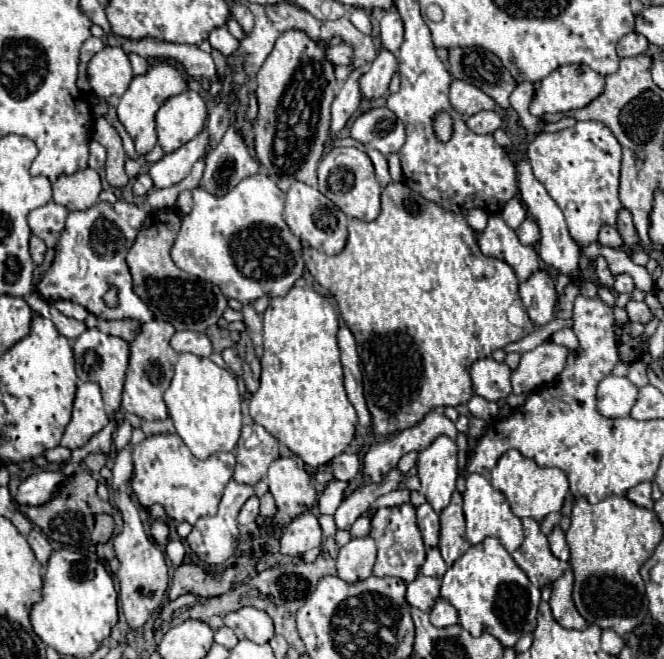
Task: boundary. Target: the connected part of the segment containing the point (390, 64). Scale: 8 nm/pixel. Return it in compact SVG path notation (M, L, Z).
M381 49L377 59L371 63L371 69L361 75L361 93L367 99L387 95L391 77L397 73L397 59L391 51Z

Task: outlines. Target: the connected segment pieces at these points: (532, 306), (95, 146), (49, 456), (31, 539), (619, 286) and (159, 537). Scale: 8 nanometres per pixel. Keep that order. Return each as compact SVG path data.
M537 271L525 283L521 283L519 293L527 315L537 327L543 327L553 319L557 295L555 285L545 271Z
M91 139L91 143L89 143L89 167L101 171L103 165L105 165L105 147Z
M59 445L59 447L47 449L47 451L43 453L43 457L45 457L47 461L51 461L51 463L59 463L59 461L69 461L69 457L71 457L71 451Z
M33 527L33 529L31 529L31 533L27 535L27 543L29 543L29 545L31 545L31 549L35 551L35 557L37 557L37 561L39 561L41 565L45 565L53 549L51 549L49 541L45 539L45 535L41 533L41 529Z
M617 275L615 277L615 285L613 285L615 293L631 293L633 289L635 289L635 285L633 285L633 279L629 275Z
M155 521L151 525L151 535L155 539L157 545L165 545L167 543L167 537L169 537L169 527L165 521Z

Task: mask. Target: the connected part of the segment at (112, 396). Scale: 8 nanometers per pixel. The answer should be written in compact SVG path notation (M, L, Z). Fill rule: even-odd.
M85 329L75 341L73 341L73 353L75 353L75 365L77 365L77 377L81 381L93 381L101 387L103 403L107 415L115 413L121 405L121 391L125 383L125 371L129 361L129 343L121 337L105 335L99 329Z

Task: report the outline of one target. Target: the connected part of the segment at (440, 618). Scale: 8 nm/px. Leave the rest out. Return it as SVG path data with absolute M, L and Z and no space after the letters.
M443 597L437 599L435 607L431 609L431 623L435 627L449 627L449 625L457 625L459 617L457 617L457 609Z

